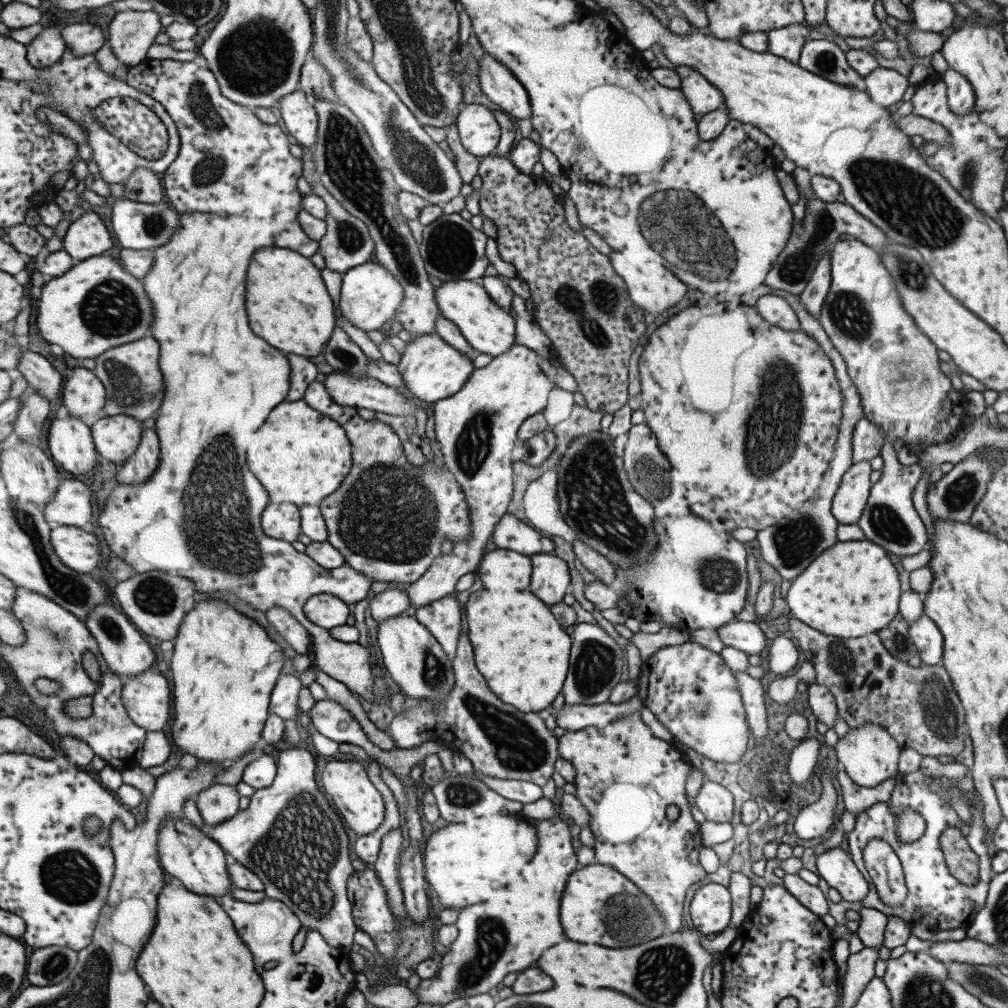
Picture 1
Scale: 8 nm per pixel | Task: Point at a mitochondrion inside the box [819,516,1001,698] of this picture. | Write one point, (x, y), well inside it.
(837, 656)

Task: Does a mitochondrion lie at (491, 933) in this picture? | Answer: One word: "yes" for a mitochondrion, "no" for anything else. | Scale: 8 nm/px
yes

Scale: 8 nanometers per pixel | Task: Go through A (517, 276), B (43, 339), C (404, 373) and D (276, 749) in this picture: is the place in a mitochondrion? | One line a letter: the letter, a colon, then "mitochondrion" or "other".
A: other
B: other
C: other
D: other

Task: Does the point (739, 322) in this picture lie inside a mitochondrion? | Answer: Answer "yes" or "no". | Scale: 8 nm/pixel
no

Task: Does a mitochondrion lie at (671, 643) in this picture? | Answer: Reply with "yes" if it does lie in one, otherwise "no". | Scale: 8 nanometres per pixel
no

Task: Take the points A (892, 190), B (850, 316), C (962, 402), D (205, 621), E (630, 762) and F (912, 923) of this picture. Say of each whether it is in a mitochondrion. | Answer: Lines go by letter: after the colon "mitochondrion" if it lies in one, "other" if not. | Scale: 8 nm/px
A: mitochondrion
B: mitochondrion
C: other
D: other
E: other
F: other

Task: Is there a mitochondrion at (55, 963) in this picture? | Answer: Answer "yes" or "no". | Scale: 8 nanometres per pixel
yes

